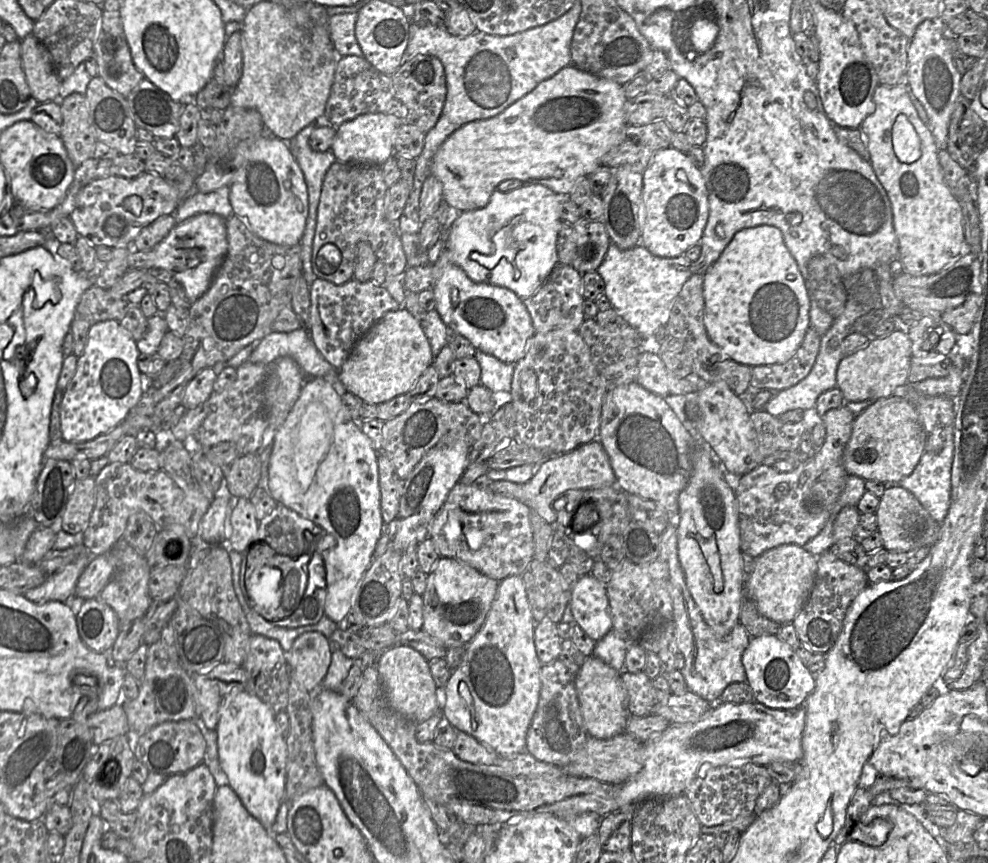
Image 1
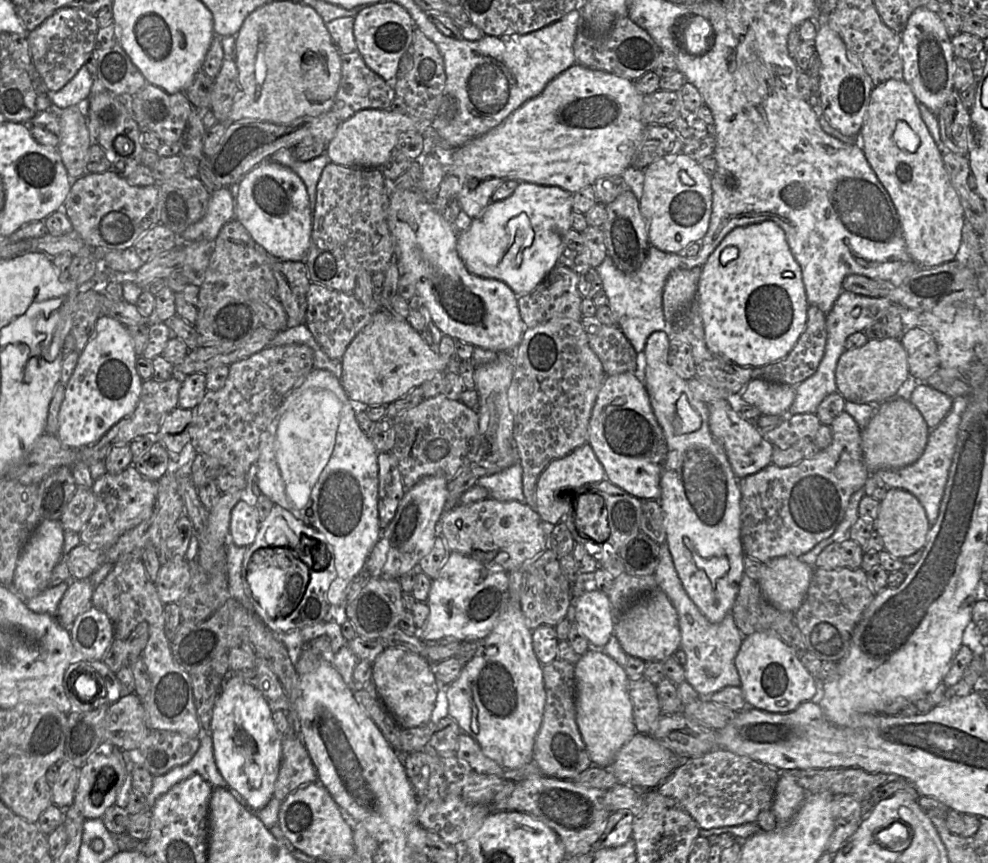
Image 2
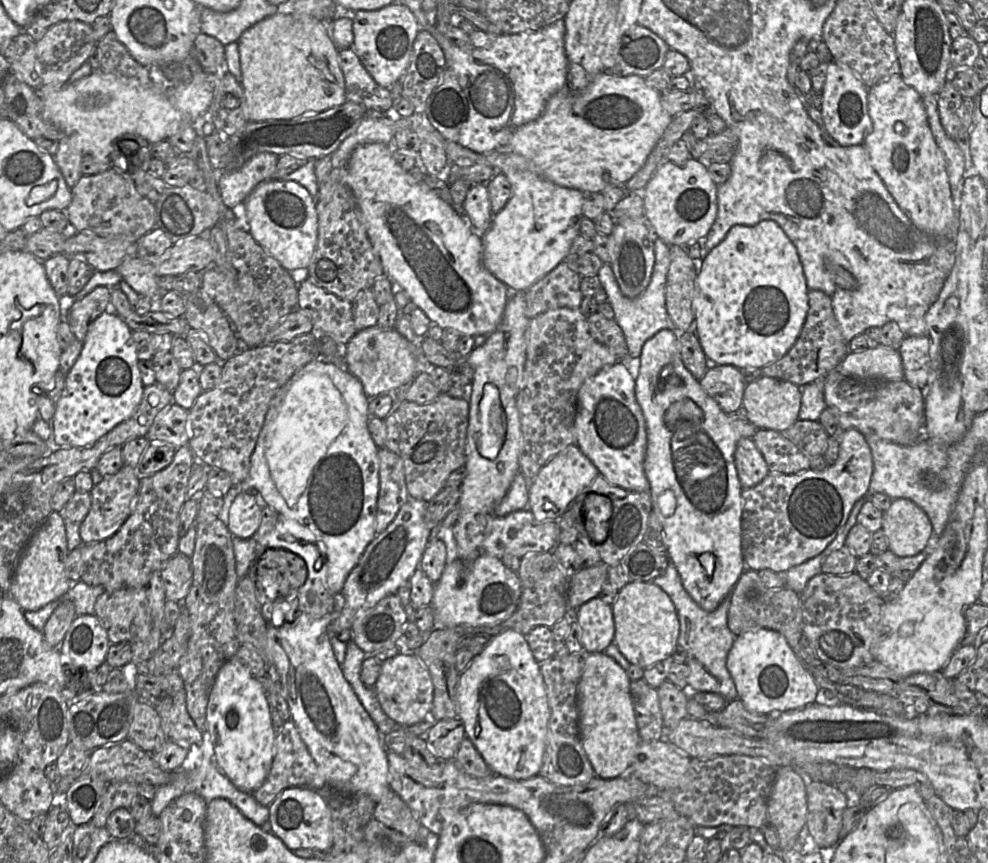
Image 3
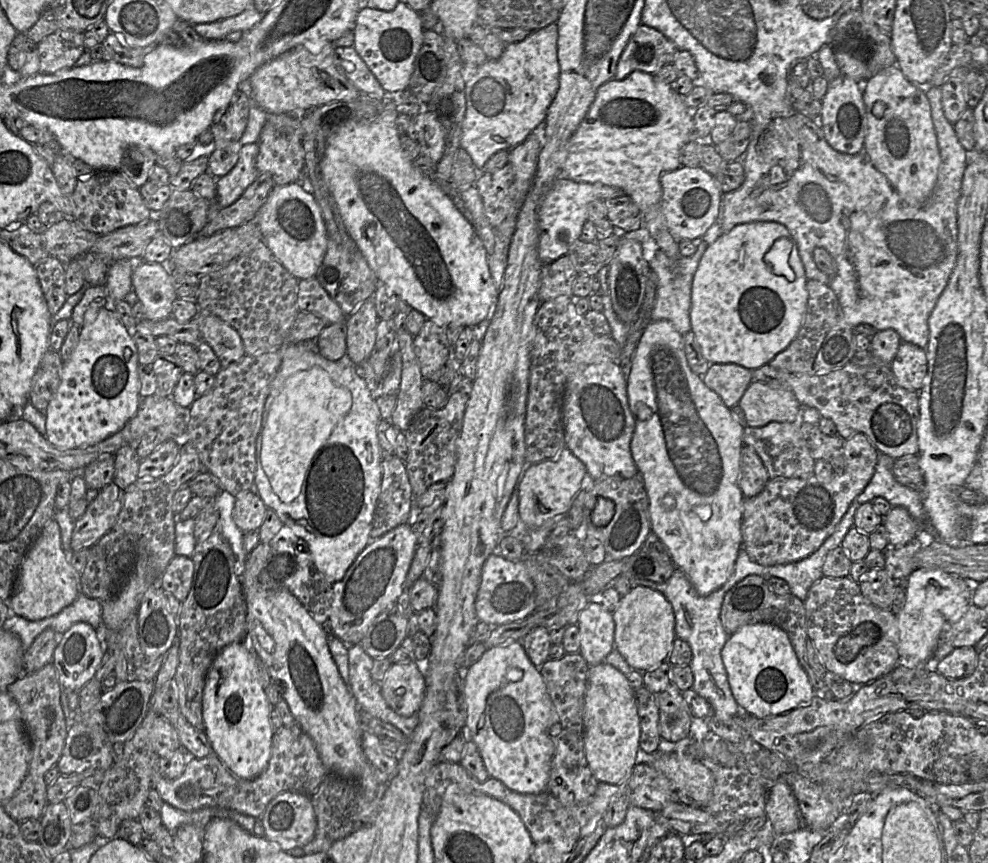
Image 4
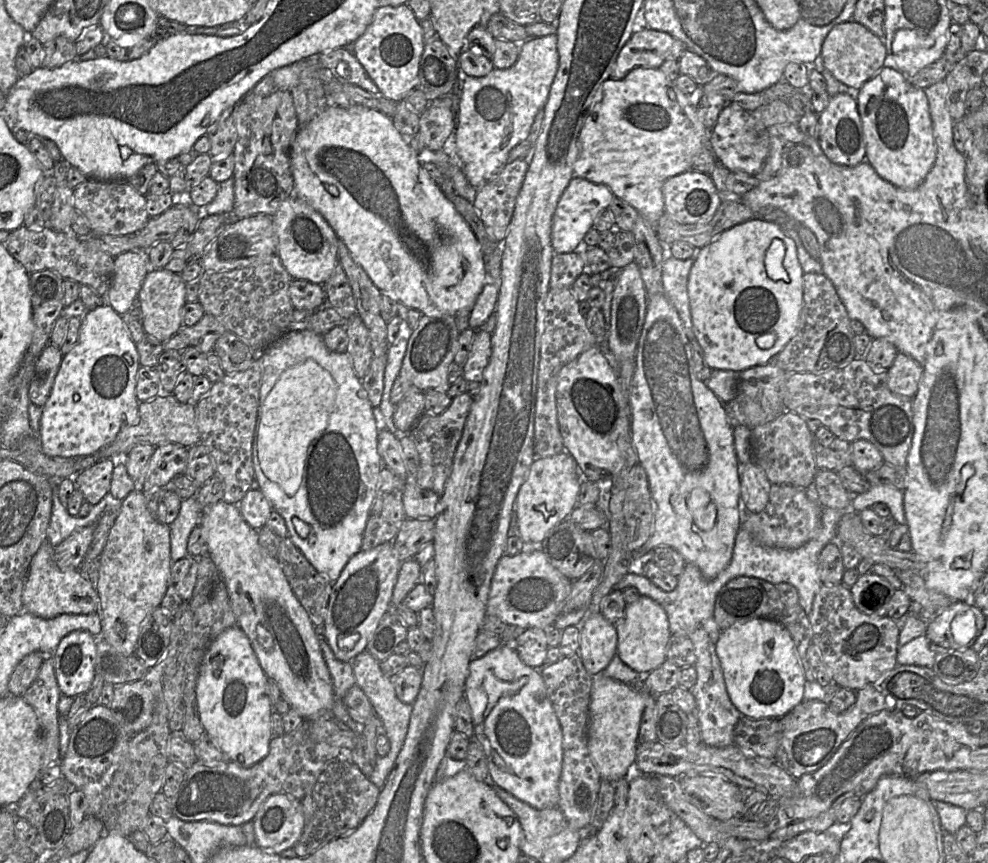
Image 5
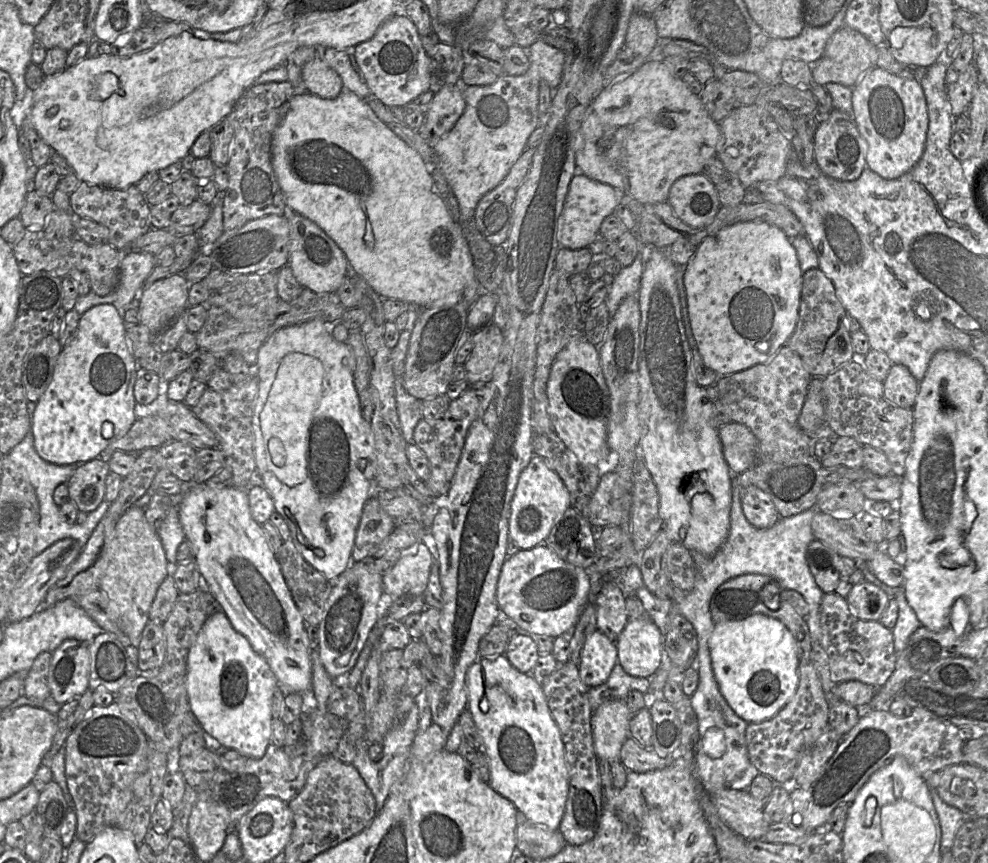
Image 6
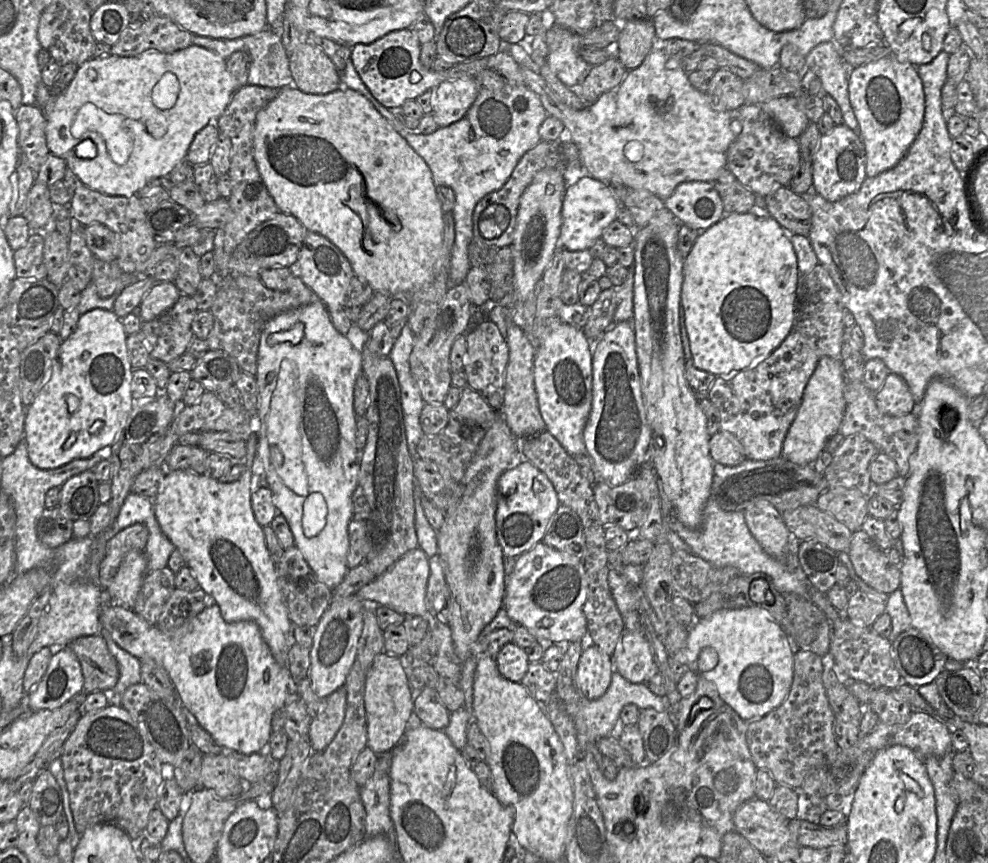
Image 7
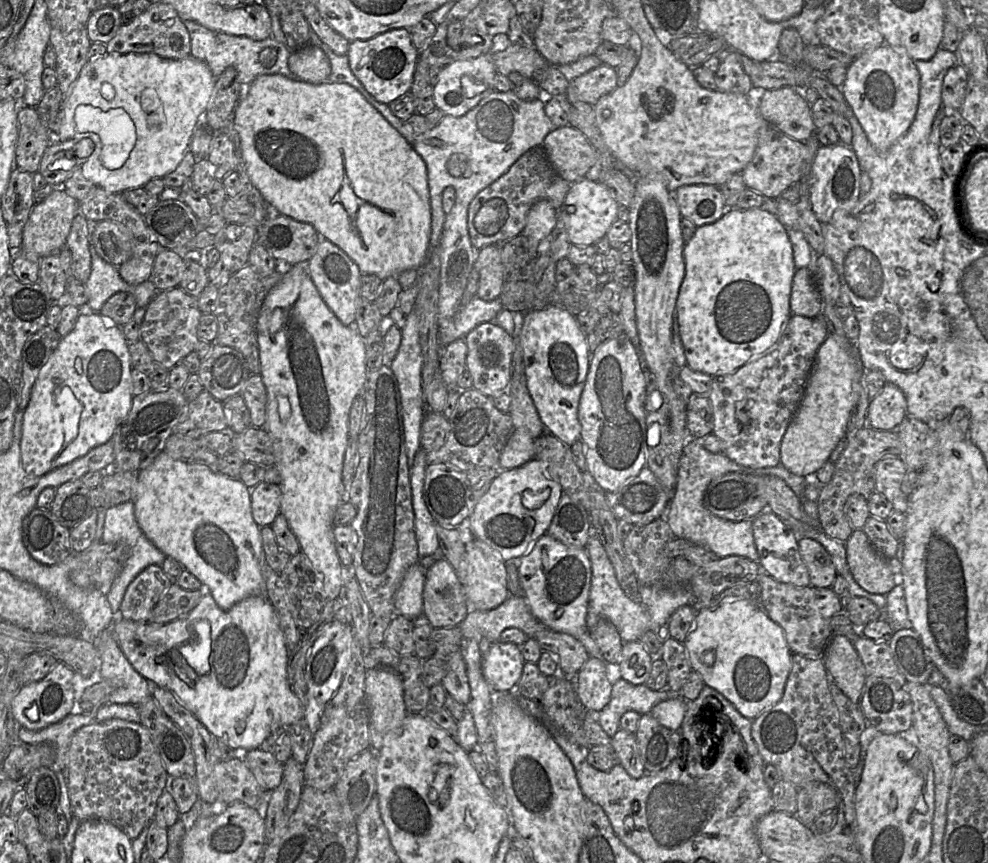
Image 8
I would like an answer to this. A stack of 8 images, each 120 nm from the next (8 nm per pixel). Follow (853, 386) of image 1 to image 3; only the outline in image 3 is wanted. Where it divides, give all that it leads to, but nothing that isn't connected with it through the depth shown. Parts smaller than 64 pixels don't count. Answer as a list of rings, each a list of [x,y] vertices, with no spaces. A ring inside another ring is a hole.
[[[869,342],[869,348],[861,352],[849,351],[836,369],[863,381],[892,382],[904,379],[899,351],[877,342]]]

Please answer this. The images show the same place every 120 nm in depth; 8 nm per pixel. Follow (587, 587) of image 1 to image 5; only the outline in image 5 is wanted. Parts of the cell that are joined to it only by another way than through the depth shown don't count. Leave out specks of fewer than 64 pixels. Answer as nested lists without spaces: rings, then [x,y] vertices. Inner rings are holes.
[[[588,613],[579,626],[581,661],[592,677],[601,674],[617,653],[616,626],[600,613]]]

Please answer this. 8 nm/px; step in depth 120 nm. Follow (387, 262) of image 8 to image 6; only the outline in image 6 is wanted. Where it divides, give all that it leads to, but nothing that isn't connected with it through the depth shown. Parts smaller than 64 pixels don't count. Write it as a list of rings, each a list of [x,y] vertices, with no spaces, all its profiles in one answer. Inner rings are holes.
[[[352,92],[341,93],[335,99],[324,99],[310,93],[294,95],[288,111],[273,133],[271,161],[289,212],[314,222],[343,251],[352,272],[365,279],[383,299],[404,301],[417,308],[454,304],[463,297],[465,287],[472,280],[476,280],[473,258],[462,228],[448,213],[444,199],[433,184],[429,167],[415,150],[375,115],[364,98]]]

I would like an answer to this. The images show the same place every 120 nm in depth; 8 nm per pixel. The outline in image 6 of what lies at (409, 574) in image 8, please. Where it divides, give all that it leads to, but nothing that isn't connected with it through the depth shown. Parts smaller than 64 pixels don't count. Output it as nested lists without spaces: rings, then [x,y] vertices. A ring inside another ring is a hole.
[[[423,542],[406,552],[383,575],[383,590],[388,602],[403,596],[423,596],[432,564],[432,555],[428,546]]]

